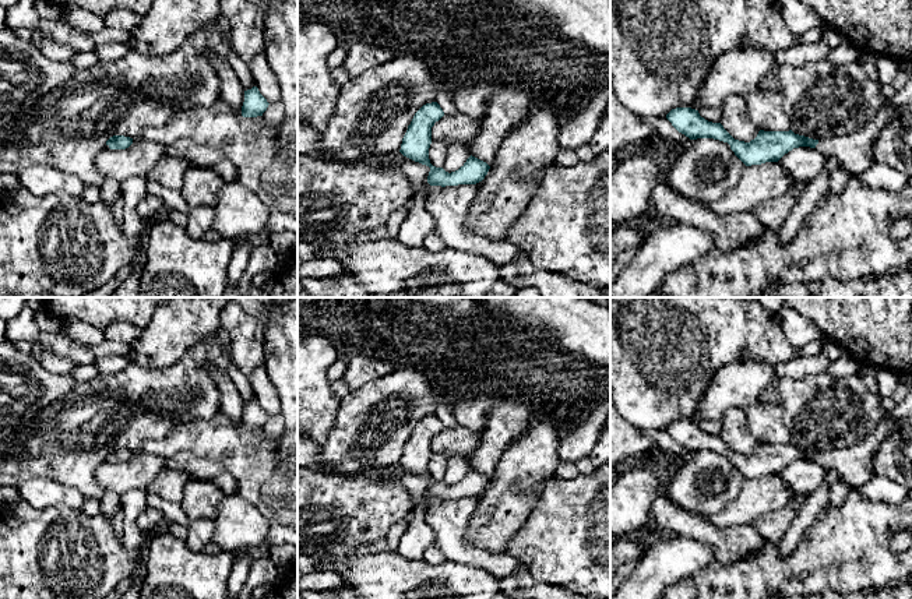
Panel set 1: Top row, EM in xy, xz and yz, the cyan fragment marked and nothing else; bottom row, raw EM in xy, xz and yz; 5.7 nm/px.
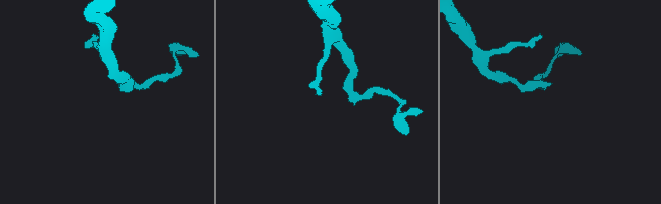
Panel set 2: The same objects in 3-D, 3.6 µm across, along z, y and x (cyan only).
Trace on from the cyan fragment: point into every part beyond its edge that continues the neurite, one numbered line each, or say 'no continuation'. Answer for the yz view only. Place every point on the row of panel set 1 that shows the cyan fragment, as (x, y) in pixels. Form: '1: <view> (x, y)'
1: yz (855, 151)

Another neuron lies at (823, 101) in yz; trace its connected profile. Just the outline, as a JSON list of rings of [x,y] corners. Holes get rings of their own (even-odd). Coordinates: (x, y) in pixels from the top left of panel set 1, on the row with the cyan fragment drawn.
[[[860,61],[782,64],[777,73],[790,130],[813,140],[855,134],[888,103]]]

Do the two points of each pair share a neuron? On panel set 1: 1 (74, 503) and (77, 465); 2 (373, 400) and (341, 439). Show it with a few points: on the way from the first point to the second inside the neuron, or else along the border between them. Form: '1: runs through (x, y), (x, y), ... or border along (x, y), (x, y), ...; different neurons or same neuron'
1: border along (45, 476), (71, 485), (87, 496); different neurons
2: runs through (366, 409), (363, 416), (351, 429); same neuron

